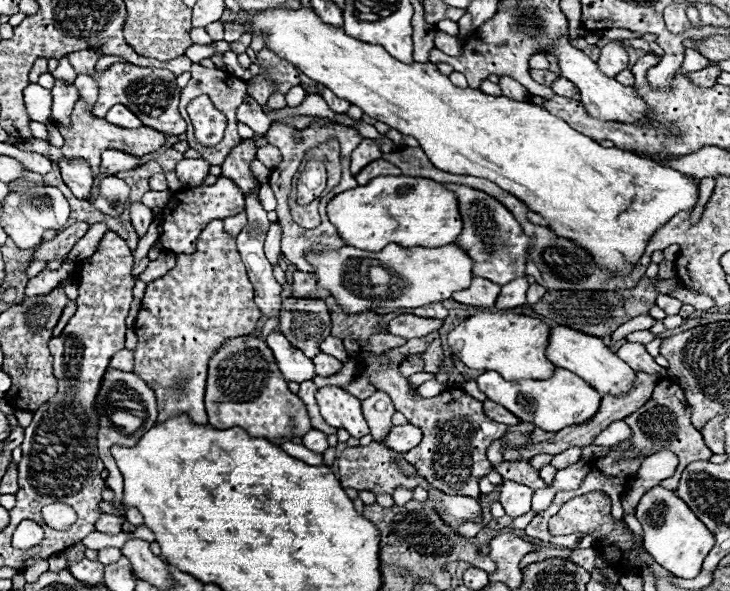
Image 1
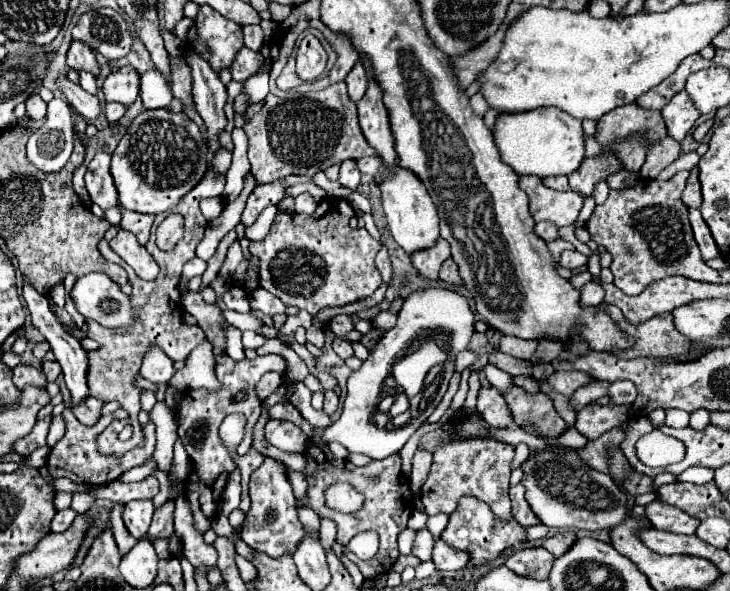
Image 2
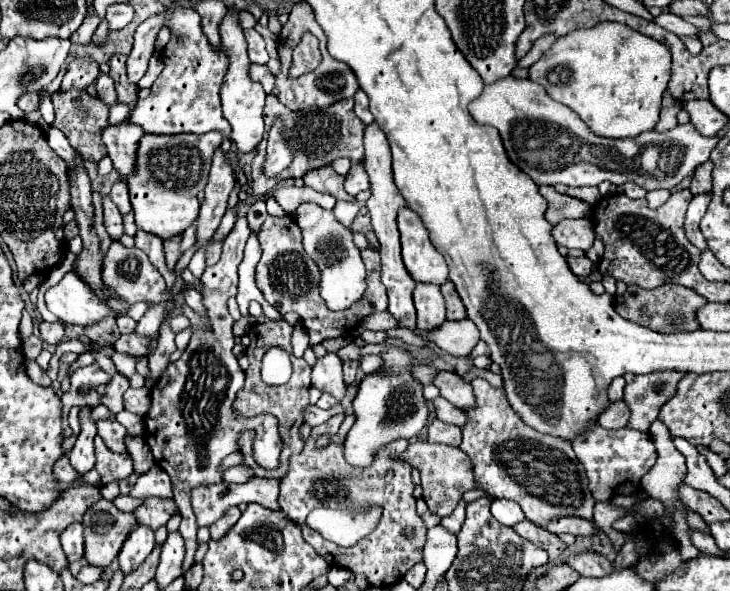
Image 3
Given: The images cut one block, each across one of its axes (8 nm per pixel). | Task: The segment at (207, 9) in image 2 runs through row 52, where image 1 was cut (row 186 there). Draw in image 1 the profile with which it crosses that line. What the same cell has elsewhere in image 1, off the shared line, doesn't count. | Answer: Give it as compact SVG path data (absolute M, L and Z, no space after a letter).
M220 176L218 182L212 186L202 184L196 188L180 190L178 194L172 194L170 202L162 210L162 232L154 242L154 248L168 250L172 254L192 254L196 250L194 242L198 240L206 224L210 224L212 220L224 220L240 212L244 212L244 196L240 188L232 180L226 180L224 176Z

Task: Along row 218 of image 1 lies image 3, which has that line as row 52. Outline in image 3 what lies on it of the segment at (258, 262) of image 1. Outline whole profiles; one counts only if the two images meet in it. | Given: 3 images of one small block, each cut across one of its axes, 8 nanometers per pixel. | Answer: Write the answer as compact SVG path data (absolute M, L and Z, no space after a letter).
M252 28L252 30L244 30L246 42L248 42L248 56L254 64L266 64L268 62L268 52L266 52L266 42L264 38Z

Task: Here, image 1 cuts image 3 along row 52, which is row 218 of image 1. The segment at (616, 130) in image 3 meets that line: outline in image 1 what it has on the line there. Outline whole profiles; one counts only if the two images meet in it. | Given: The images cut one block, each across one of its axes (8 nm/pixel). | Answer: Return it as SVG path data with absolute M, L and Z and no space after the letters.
M268 10L268 12L262 12L262 14L256 14L252 20L250 20L250 34L266 34L266 46L270 50L274 50L278 56L282 56L284 60L290 60L298 70L302 70L308 78L316 80L318 84L330 88L338 98L342 100L348 100L350 104L356 104L358 108L364 110L364 114L388 124L390 128L396 128L398 132L406 134L406 136L412 136L420 142L420 148L426 152L426 156L430 158L430 162L444 170L444 172L450 172L450 174L466 174L466 176L476 176L476 178L486 178L494 184L498 184L502 190L510 192L512 196L516 196L520 202L524 202L532 212L540 214L542 218L548 220L548 228L560 236L560 238L568 238L572 240L578 248L584 248L592 260L598 264L598 268L602 268L604 272L610 272L610 276L628 276L636 264L638 264L638 258L644 254L650 238L672 218L676 216L678 212L682 210L692 210L698 202L698 186L692 184L684 174L672 170L672 168L666 168L666 166L660 166L658 162L650 160L650 158L642 158L638 154L632 154L632 152L626 152L626 150L618 150L618 148L602 148L598 142L590 140L588 136L580 134L580 132L574 132L574 128L570 128L564 120L560 120L558 116L546 112L544 108L540 106L534 106L530 102L516 102L516 100L510 100L506 96L488 96L484 94L482 90L472 90L472 88L458 88L454 86L448 76L440 74L440 70L436 68L436 64L432 62L414 62L414 64L404 64L404 76L390 76L390 54L382 48L382 46L374 46L374 44L366 44L366 42L358 42L356 38L348 36L342 28L330 28L326 24L320 24L318 22L318 16L314 14L314 10Z

